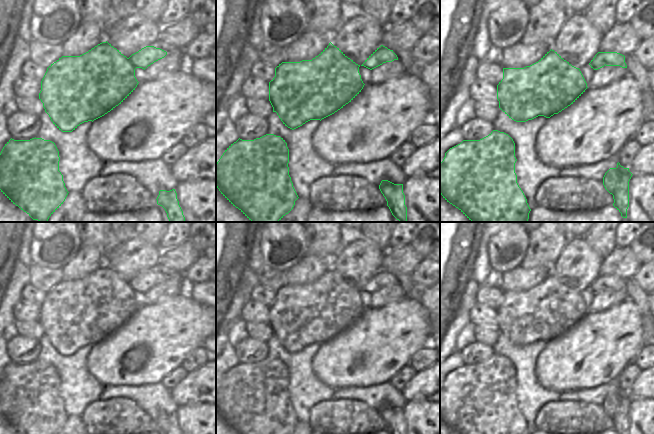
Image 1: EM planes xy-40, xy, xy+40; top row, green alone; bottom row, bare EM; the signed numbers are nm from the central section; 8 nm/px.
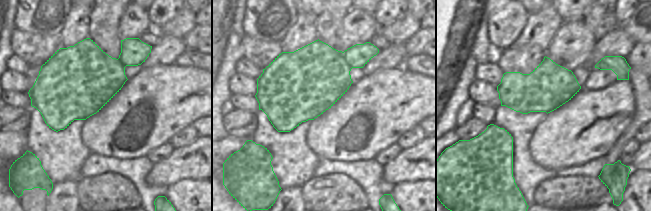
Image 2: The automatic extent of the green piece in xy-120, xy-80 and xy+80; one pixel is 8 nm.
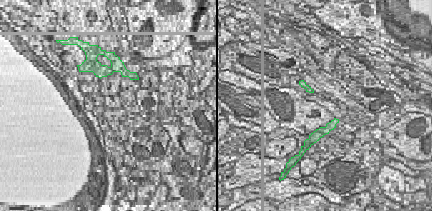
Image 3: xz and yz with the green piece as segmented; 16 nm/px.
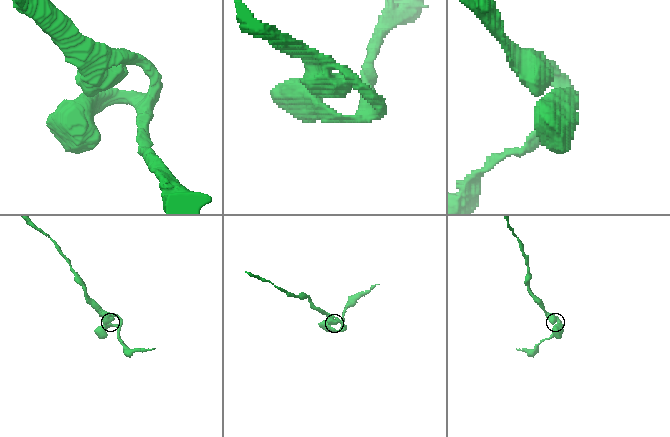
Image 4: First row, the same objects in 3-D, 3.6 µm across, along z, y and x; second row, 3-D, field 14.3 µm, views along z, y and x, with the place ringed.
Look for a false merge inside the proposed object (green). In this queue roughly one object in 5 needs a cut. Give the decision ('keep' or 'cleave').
keep

